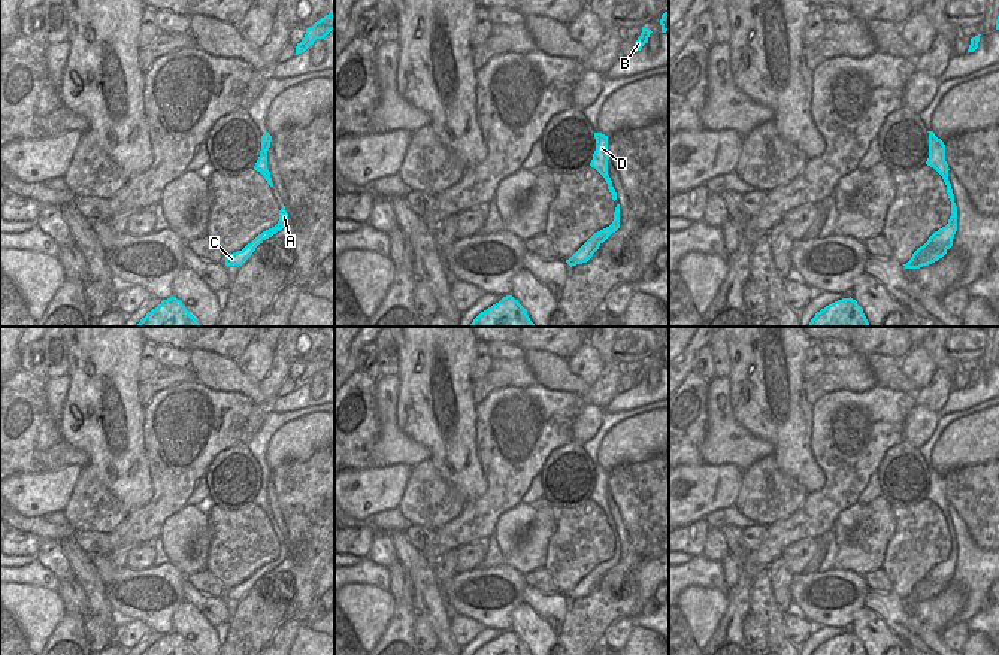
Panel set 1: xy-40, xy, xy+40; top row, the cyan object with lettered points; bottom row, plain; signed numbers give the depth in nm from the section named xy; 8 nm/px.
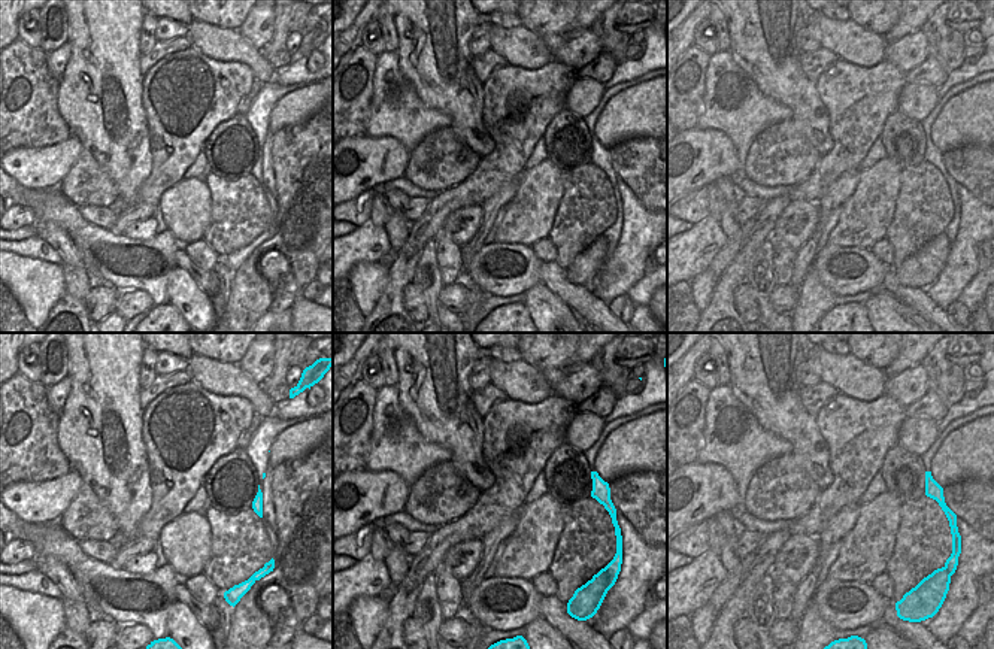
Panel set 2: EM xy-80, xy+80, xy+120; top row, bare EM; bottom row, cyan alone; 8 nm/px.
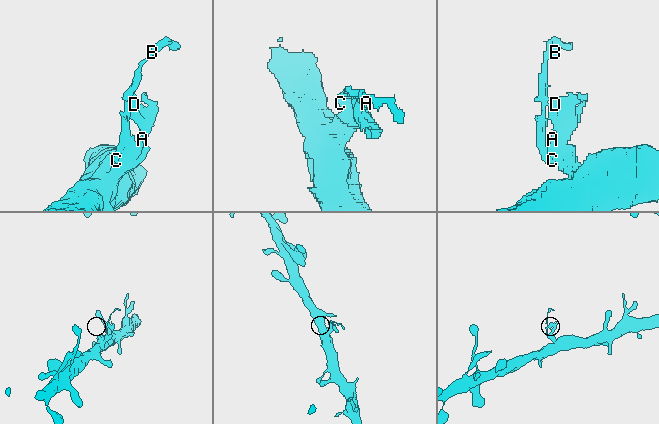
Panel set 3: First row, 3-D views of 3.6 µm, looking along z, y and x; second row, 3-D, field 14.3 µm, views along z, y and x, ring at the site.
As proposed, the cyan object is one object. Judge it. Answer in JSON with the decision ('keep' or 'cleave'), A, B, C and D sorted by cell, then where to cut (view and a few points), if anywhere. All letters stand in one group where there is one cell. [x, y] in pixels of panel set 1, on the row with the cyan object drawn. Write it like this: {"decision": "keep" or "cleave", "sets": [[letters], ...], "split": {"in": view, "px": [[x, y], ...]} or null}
{"decision": "cleave", "sets": [["A", "B", "D"], ["C"]], "split": {"in": "xy+40", "px": [[925, 243], [944, 245], [947, 248]]}}

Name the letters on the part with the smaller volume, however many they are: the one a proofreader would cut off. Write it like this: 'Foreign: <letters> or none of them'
Foreign: A, B, D.

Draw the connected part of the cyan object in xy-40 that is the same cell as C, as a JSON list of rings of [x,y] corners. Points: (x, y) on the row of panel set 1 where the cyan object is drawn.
[[[255,240],[248,249],[242,249],[237,252],[233,252],[230,255],[225,257],[225,266],[242,266],[255,251],[255,248],[263,243],[263,240]]]

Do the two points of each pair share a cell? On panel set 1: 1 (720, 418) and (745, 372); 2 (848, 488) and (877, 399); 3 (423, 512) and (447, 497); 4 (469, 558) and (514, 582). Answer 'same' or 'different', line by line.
1: different
2: same
3: same
4: different

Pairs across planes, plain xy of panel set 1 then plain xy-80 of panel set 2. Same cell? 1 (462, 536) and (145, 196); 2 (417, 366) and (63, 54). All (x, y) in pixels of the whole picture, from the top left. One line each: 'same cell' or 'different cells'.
1: same cell
2: different cells

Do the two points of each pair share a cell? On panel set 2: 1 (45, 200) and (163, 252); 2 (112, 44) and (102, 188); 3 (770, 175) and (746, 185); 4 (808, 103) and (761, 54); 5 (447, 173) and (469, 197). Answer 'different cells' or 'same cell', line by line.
1: same cell
2: different cells
3: different cells
4: same cell
5: different cells

